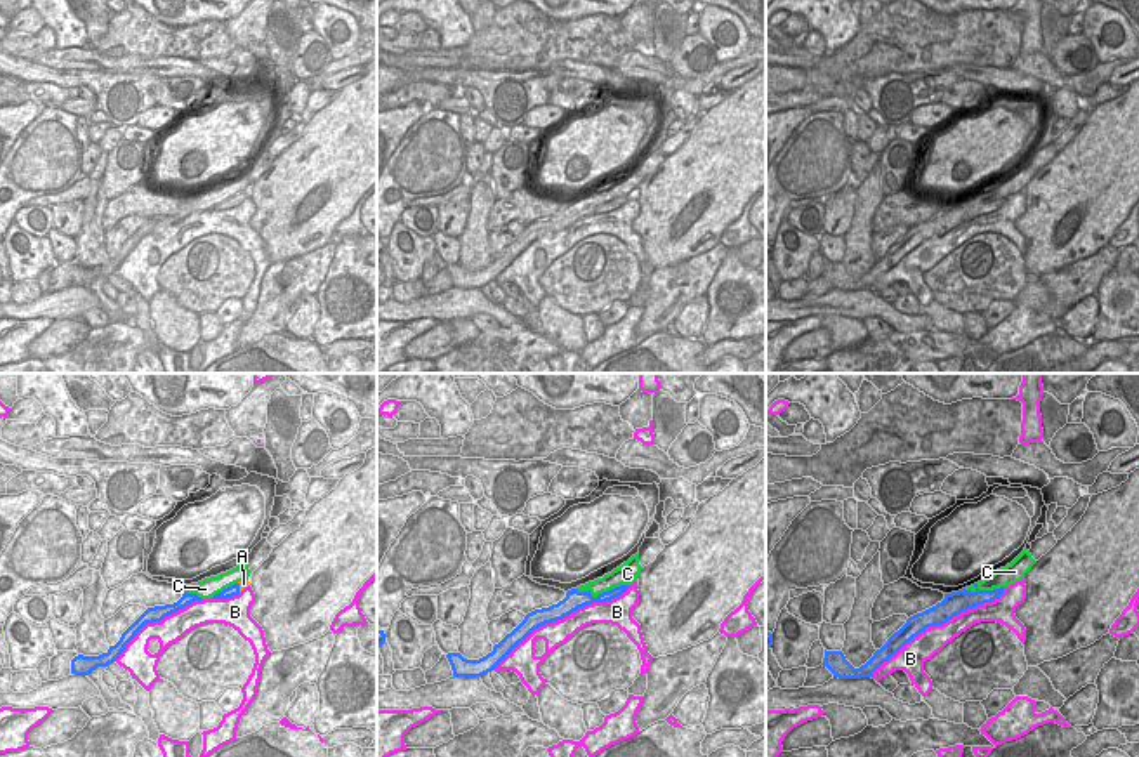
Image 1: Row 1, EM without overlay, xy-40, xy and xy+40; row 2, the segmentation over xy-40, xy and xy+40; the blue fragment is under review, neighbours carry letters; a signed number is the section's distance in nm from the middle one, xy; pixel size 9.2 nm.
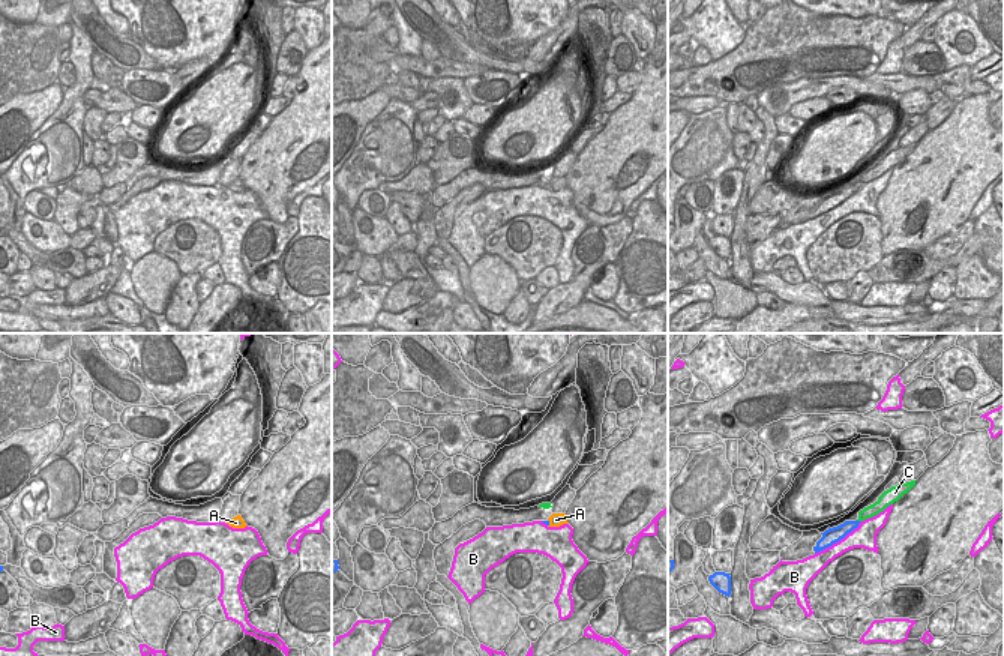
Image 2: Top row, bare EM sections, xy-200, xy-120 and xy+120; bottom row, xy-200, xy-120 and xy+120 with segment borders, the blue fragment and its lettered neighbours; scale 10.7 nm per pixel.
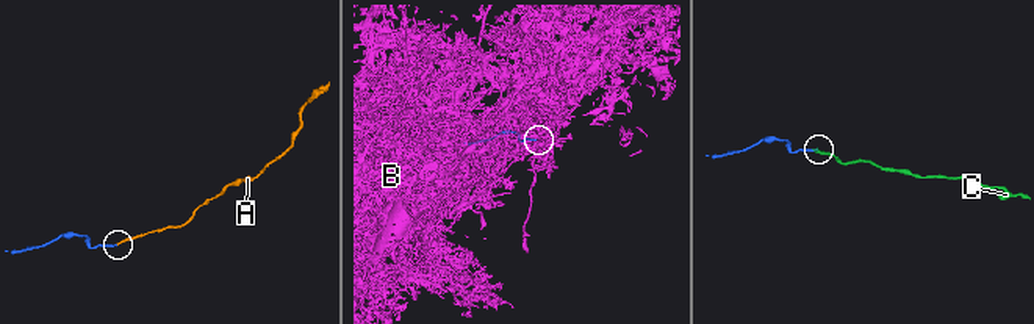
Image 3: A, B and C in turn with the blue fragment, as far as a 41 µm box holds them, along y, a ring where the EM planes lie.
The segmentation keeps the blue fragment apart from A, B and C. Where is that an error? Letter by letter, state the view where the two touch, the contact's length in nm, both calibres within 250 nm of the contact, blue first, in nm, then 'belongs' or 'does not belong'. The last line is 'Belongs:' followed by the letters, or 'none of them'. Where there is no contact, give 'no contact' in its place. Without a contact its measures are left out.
A: meets blue in xy-40; contact 100 nm long; 100 nm thick on the blue side, 70 nm on the other; does not belong
B: meets blue in xy; contact 1500 nm long; 170 nm thick on the blue side, 240 nm on the other; does not belong
C: meets blue in xy; contact 500 nm long; 160 nm thick on the blue side, 190 nm on the other; belongs
Belongs: C

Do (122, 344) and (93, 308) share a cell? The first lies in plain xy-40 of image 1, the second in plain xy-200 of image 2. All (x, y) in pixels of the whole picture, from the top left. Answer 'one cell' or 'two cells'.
one cell

